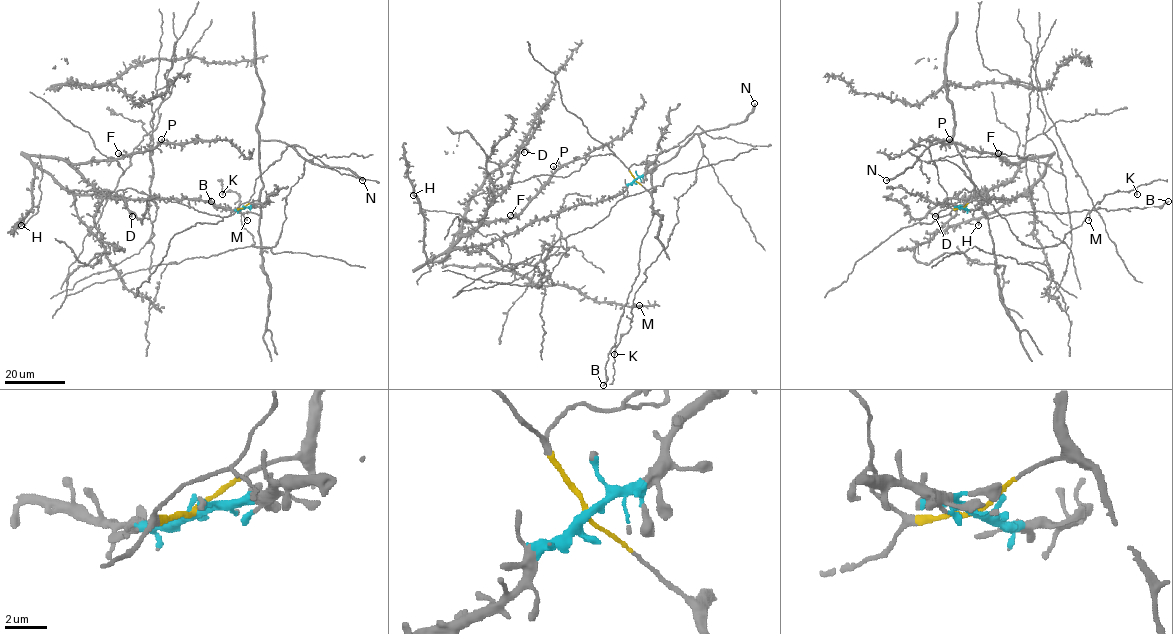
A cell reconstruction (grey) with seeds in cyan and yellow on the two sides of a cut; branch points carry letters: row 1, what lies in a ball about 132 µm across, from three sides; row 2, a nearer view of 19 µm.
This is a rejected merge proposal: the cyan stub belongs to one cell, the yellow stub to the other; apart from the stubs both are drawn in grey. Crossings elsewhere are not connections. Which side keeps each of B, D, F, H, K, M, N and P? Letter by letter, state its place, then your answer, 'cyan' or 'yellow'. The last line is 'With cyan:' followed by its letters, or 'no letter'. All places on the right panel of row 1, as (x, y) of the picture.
B: (1168, 201) | yellow
D: (935, 216) | cyan
F: (998, 153) | cyan
H: (978, 225) | cyan
K: (1137, 194) | yellow
M: (1088, 220) | yellow
N: (886, 180) | yellow
P: (949, 139) | cyan
With cyan: D, F, H, P

